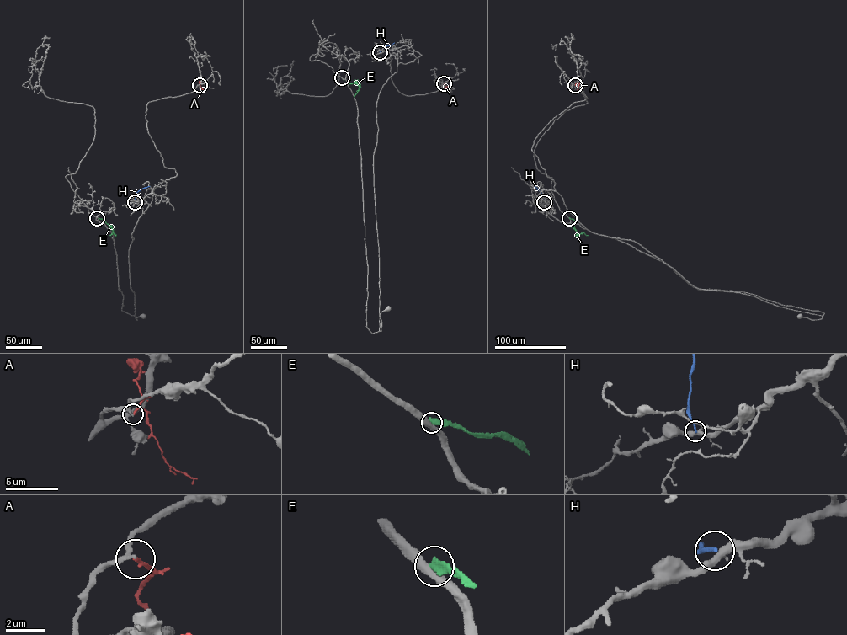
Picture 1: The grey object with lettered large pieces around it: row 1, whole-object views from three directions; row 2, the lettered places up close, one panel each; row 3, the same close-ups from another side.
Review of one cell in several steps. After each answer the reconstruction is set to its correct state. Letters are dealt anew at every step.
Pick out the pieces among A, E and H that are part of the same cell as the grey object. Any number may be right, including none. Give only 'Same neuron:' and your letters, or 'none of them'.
Same neuron: none of them

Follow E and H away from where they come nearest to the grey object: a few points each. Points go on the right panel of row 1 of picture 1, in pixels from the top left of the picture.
E: (569, 218), (574, 221), (573, 226), (577, 233), (588, 235)
H: (544, 202), (541, 193), (534, 186)

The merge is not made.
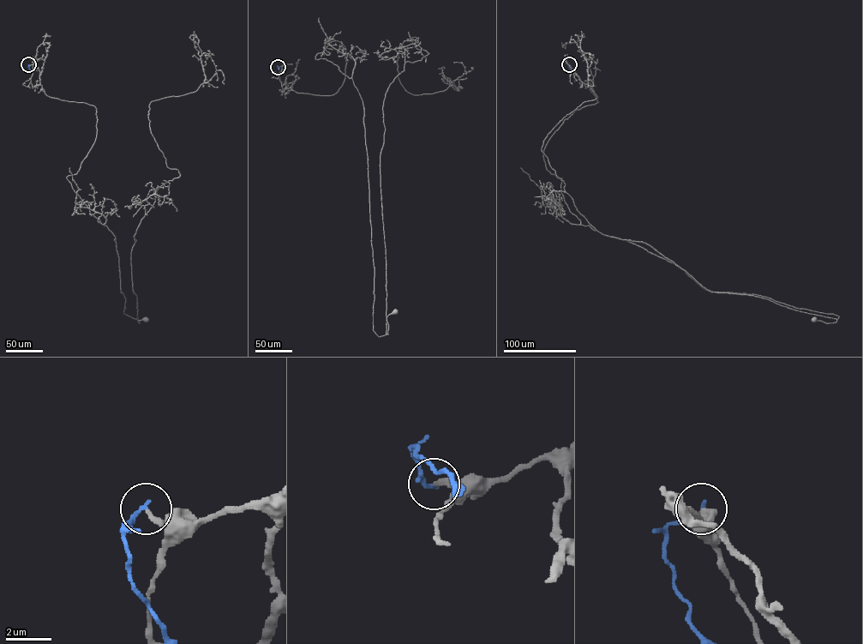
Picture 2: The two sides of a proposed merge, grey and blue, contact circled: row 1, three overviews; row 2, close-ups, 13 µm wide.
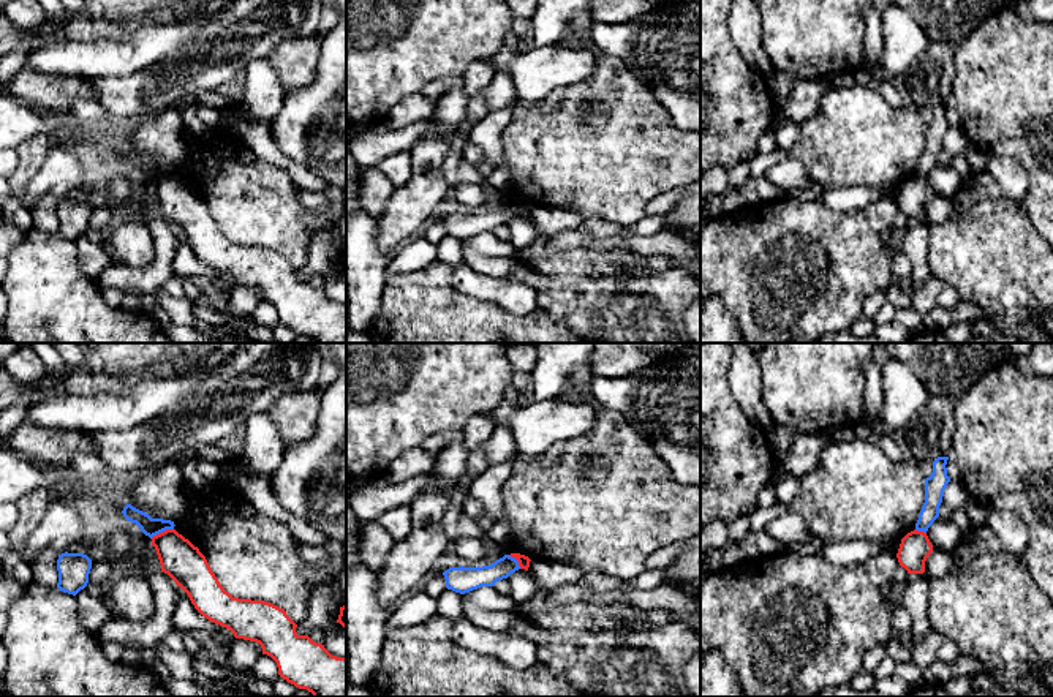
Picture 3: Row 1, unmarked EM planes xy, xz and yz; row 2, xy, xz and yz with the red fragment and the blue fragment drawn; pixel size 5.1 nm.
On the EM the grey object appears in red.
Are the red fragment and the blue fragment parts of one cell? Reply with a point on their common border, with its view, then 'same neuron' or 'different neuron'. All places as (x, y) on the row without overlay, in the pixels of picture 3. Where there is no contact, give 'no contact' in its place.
meets red in xy at (163, 177); different neuron

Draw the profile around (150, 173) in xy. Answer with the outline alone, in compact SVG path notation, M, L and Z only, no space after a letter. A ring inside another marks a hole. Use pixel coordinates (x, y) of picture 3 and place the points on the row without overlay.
M126 150L122 160L128 168L136 169L141 174L141 177L150 185L166 175L174 175L176 172L174 168L152 164L149 160L133 153L131 150Z

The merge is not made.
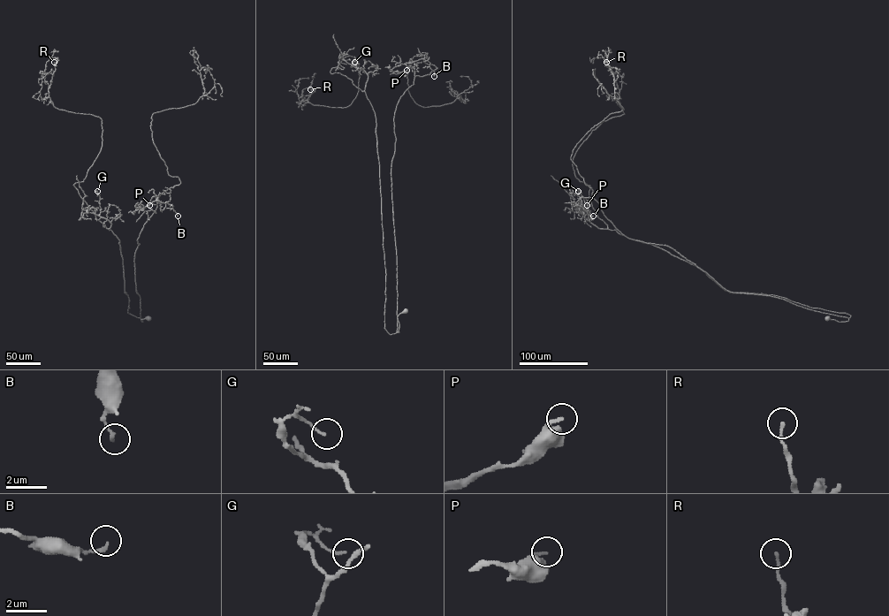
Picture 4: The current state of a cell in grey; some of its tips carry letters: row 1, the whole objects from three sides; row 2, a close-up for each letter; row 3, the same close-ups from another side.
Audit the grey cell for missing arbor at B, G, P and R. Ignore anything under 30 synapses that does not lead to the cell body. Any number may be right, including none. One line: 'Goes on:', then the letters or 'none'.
Goes on: none

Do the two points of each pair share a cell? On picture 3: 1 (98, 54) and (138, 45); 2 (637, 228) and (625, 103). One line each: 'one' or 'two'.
1: one
2: two

